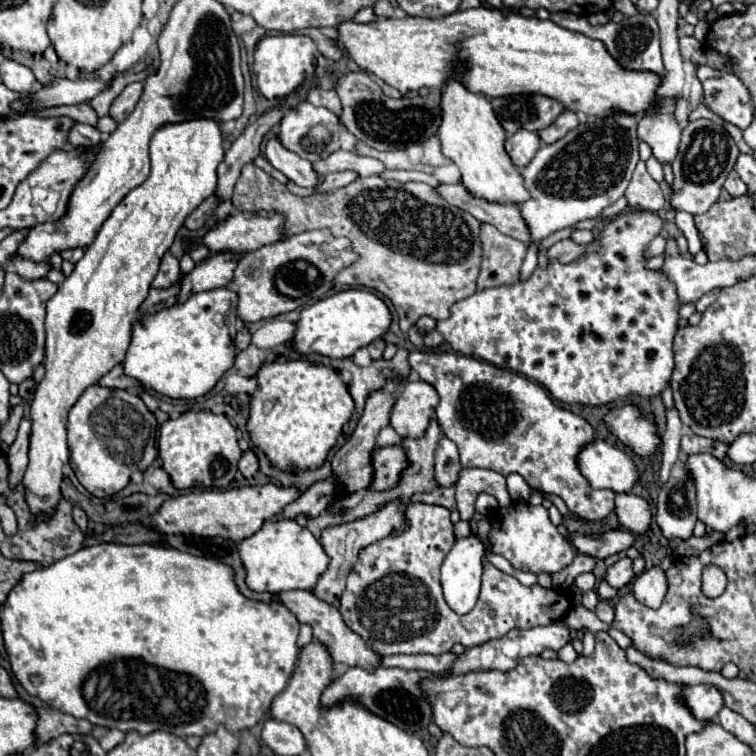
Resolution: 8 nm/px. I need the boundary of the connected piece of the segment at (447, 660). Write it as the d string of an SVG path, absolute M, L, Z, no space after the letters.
M453 651L441 655L389 655L381 657L383 667L401 667L401 669L423 669L431 673L449 671L451 665L459 659Z

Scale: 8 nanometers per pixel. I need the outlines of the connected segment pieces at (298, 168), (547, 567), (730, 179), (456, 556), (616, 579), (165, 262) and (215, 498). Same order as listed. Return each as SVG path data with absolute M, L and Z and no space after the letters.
M277 139L267 141L265 159L299 187L313 187L317 183L317 173L311 169L311 163L285 149Z
M527 501L511 503L507 509L497 509L489 517L491 533L489 541L493 553L503 555L515 569L531 571L531 573L557 573L573 561L573 547L567 539L557 531L557 527L549 521L548 510L543 505L529 505Z
M735 169L733 171L729 171L729 175L727 175L727 181L725 181L725 185L723 185L725 189L727 189L727 193L729 195L733 195L733 197L739 197L739 195L745 195L747 193L747 185L739 179L739 175L735 173Z
M469 535L455 541L441 565L445 601L459 615L469 613L477 603L483 575L483 555L485 545L475 535Z
M623 557L623 559L619 559L615 565L611 565L611 567L607 569L605 581L607 581L613 589L621 589L621 587L627 585L633 577L635 577L635 573L633 573L633 569L631 569L631 559Z
M165 253L163 259L161 259L159 273L155 275L151 287L155 287L155 289L169 289L171 285L175 285L179 281L179 275L181 275L179 259L173 257L171 253Z
M273 483L265 485L247 485L239 489L207 489L199 493L181 495L177 499L169 499L155 513L151 525L161 533L183 533L183 535L199 535L199 537L223 537L233 541L243 541L255 535L261 525L273 519L285 505L293 503L301 491L295 485L277 487Z

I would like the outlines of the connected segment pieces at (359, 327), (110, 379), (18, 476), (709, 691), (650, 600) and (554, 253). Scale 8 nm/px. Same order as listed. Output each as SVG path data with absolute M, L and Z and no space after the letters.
M347 289L319 299L301 311L297 333L293 337L293 349L305 355L319 353L335 359L351 357L357 349L367 347L369 343L385 335L389 331L389 325L391 313L381 297L367 289Z
M119 363L119 365L115 365L115 367L99 381L99 385L111 387L111 389L127 389L127 391L133 391L133 389L137 389L141 383L135 381L133 377L125 375L125 373L123 373L123 365Z
M27 417L21 419L21 425L19 425L19 431L17 431L17 439L15 443L9 447L7 451L7 465L9 465L9 487L15 489L21 479L23 479L23 473L27 469L27 449L29 449L29 431L31 431L31 421Z
M693 685L683 689L685 701L691 713L701 721L713 721L717 713L725 707L723 695L713 685Z
M651 567L639 573L633 581L633 595L639 603L657 609L667 595L667 577L661 567Z
M563 239L563 241L555 243L555 245L549 249L549 257L551 257L551 259L559 259L559 261L563 261L563 263L569 263L569 261L581 257L585 251L595 251L595 249L597 249L595 243L591 243L591 245L577 245L577 243L573 243L571 239Z

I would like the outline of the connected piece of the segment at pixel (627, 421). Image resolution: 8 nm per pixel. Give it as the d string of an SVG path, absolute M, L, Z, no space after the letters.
M623 405L621 409L609 411L605 423L611 427L613 435L617 435L641 457L651 457L661 447L661 439L657 437L653 419L641 417L635 405Z

